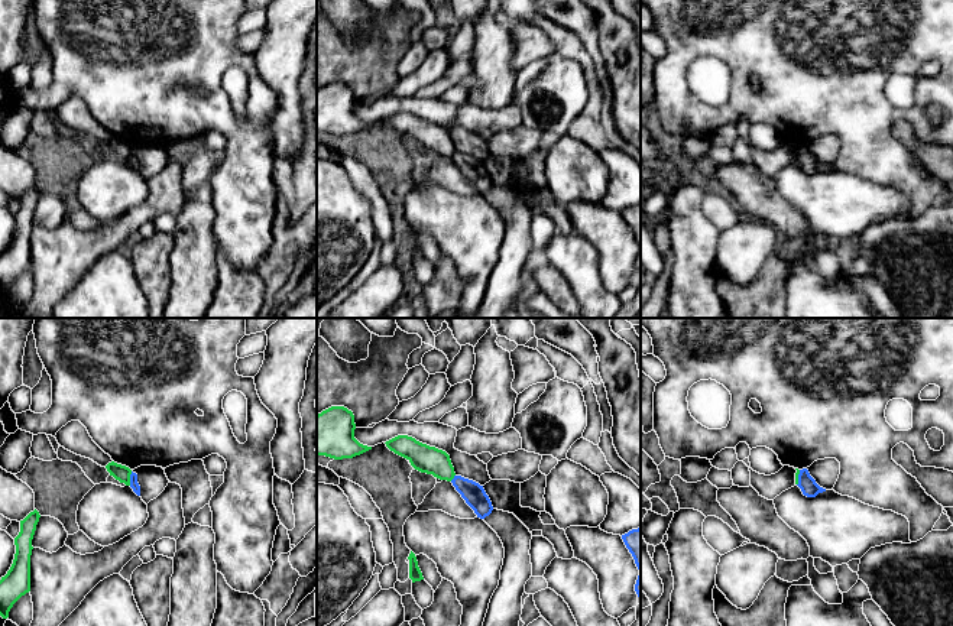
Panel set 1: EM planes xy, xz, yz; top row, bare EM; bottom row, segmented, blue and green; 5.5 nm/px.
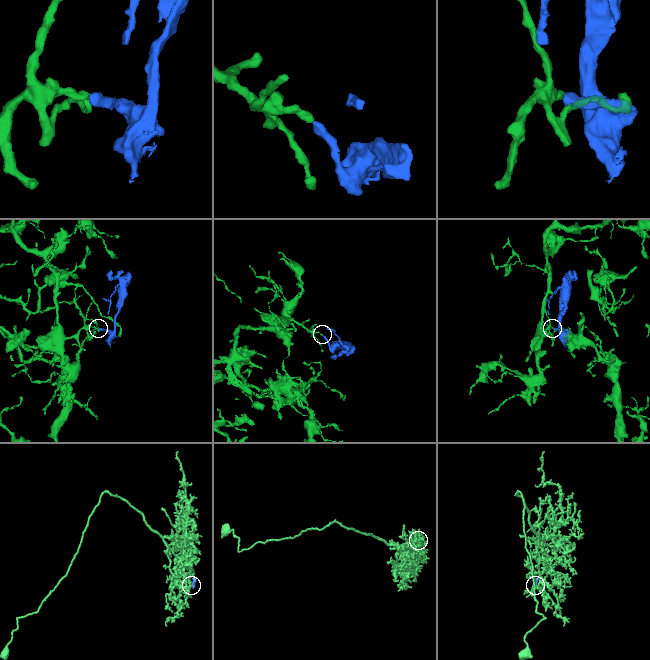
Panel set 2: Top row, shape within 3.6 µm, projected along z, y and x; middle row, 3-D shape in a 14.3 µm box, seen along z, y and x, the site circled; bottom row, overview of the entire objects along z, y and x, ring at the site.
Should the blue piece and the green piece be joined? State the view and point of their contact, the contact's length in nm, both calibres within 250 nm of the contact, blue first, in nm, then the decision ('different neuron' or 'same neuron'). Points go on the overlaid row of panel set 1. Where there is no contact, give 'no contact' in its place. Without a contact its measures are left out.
meets blue in xy at (130, 479); contact 80 nm long; 50 nm thick on the blue side, 90 nm on the other; different neuron

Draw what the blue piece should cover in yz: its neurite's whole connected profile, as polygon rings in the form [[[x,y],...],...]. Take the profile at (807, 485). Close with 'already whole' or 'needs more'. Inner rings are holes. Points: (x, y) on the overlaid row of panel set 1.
[[[807,468],[800,470],[798,484],[803,494],[807,497],[816,497],[819,493],[826,492],[826,489],[820,487],[816,480],[810,476]]] | already whole

